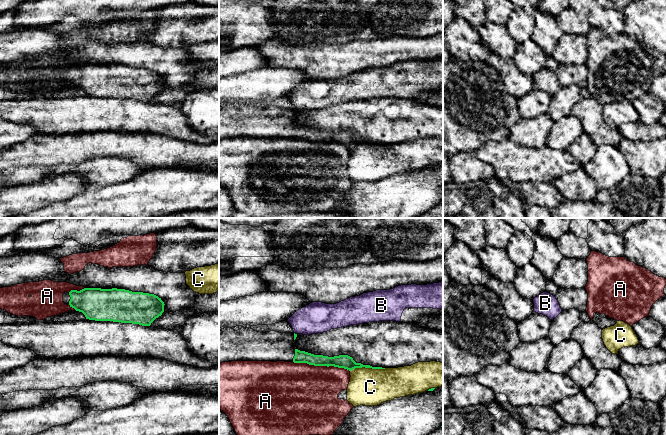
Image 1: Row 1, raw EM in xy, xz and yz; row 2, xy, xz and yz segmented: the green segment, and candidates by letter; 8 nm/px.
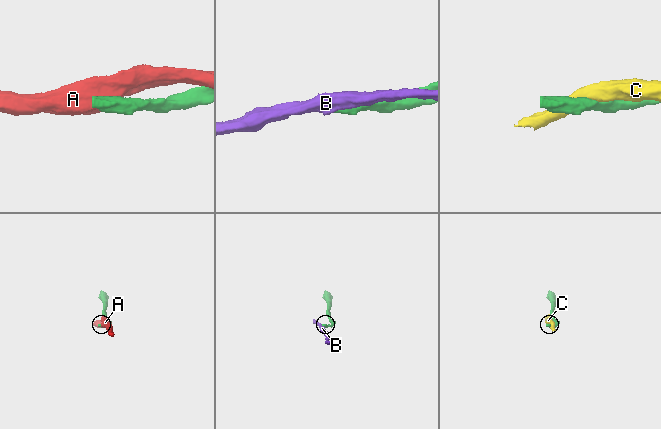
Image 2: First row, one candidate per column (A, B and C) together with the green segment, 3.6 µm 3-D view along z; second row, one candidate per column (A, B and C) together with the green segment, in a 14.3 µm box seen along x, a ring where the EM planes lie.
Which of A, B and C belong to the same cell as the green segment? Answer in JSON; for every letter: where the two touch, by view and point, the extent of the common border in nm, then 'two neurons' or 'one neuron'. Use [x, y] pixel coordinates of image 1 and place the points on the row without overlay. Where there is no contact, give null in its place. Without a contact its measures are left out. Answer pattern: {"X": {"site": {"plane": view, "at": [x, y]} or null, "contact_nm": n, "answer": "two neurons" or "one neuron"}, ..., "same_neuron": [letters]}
{"A": {"site": {"plane": "xz", "at": [321, 141]}, "contact_nm": 460, "answer": "two neurons"}, "B": {"site": {"plane": "xz", "at": [294, 109]}, "contact_nm": 30, "answer": "two neurons"}, "C": {"site": {"plane": "xz", "at": [367, 143]}, "contact_nm": 280, "answer": "two neurons"}, "same_neuron": []}

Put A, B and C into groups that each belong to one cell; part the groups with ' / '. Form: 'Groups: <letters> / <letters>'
Groups: A / B / C

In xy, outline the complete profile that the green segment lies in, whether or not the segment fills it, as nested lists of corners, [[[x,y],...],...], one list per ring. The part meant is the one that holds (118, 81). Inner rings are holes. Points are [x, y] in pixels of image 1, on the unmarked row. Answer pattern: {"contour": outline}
{"contour": [[[84,64],[63,69],[63,78],[76,87],[82,88],[86,95],[95,97],[113,97],[150,102],[164,88],[164,78],[158,72],[125,65]]]}

